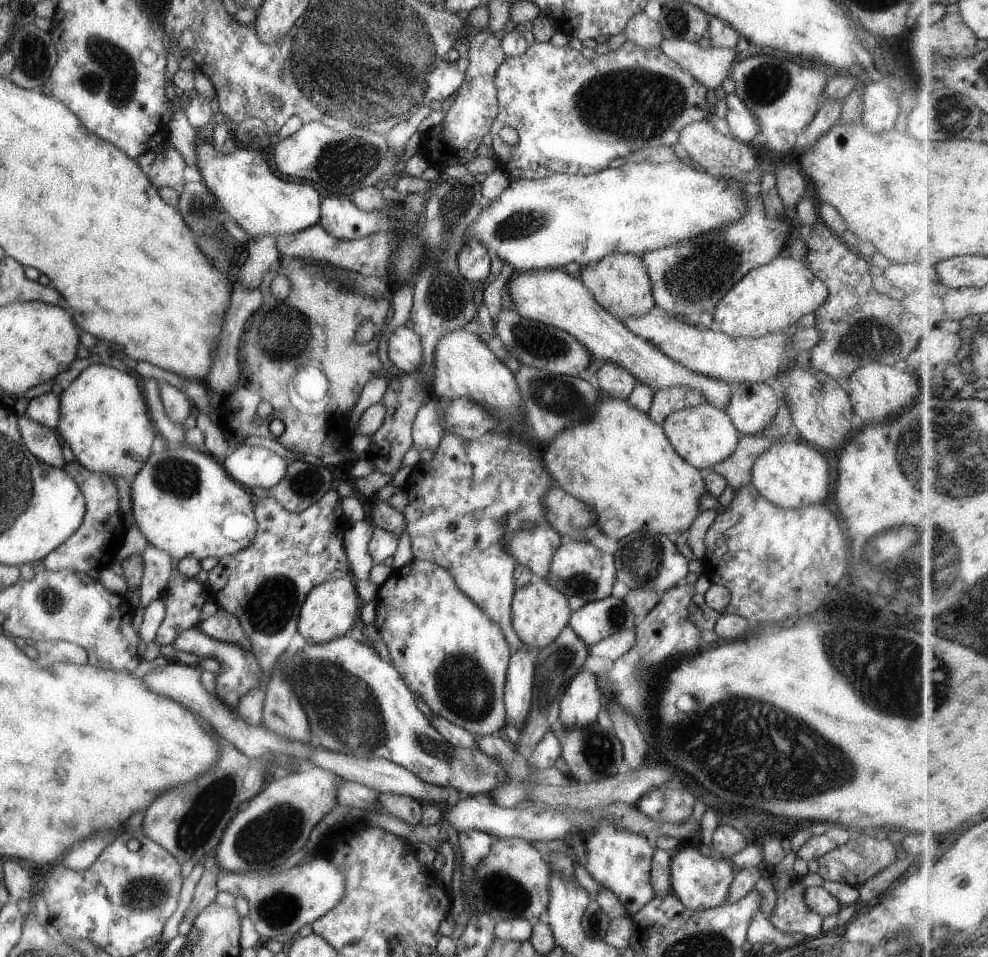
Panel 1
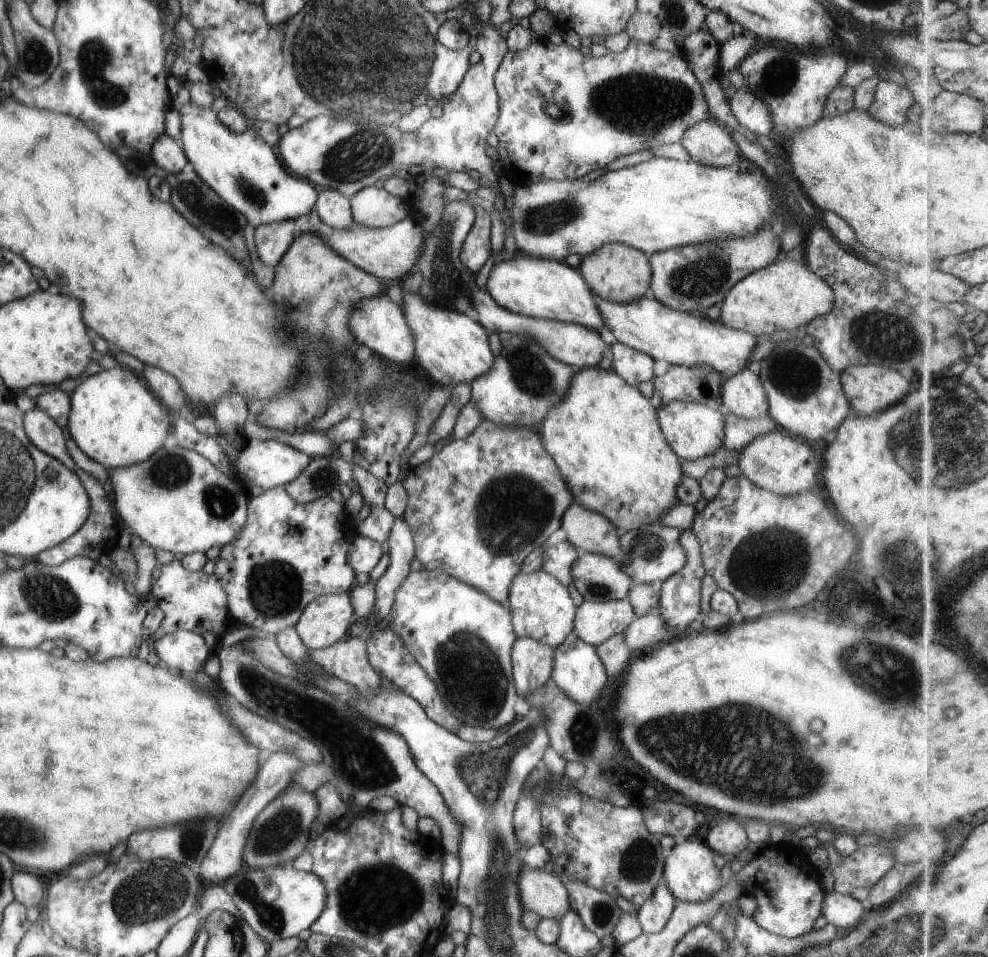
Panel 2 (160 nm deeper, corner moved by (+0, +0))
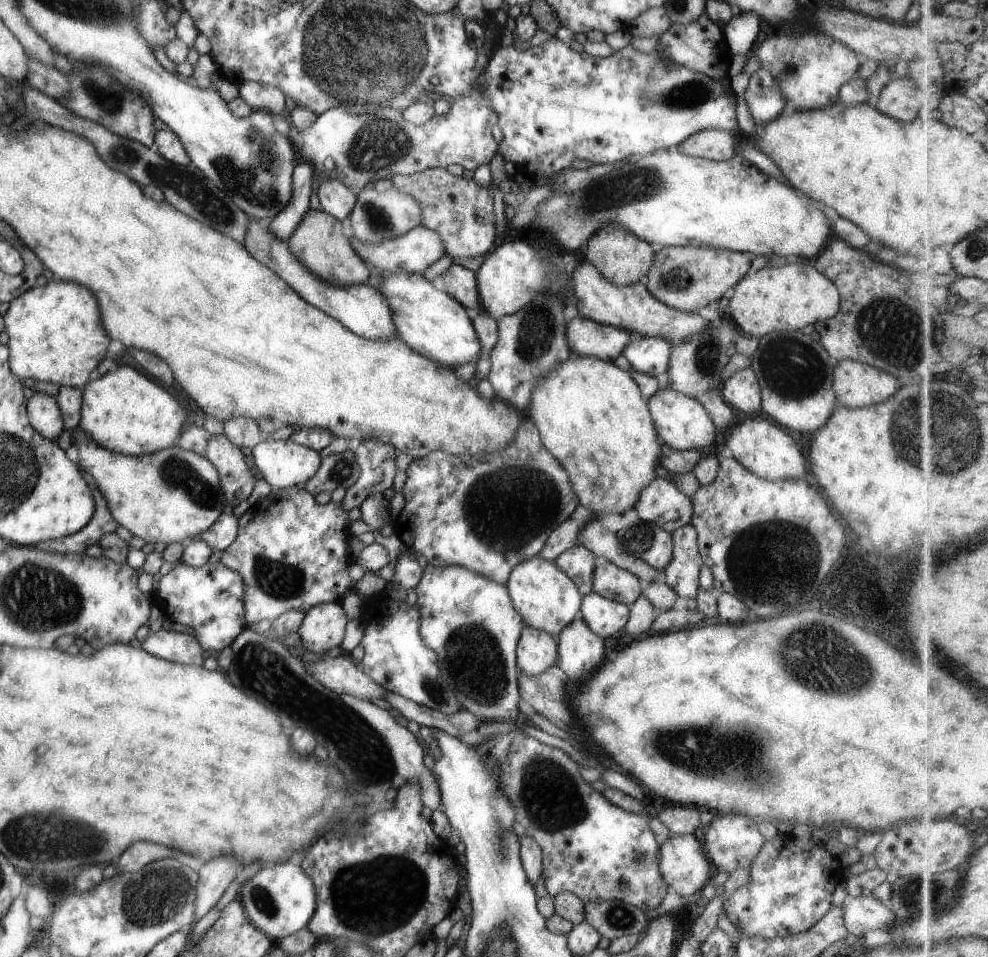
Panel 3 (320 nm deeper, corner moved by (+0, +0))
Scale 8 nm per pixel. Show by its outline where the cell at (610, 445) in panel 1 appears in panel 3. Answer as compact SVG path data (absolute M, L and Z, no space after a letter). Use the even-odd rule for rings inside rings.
M571 353L566 360L559 363L557 362L557 366L545 377L540 378L537 387L532 391L527 416L536 422L542 444L560 461L563 468L566 469L570 477L571 485L575 493L579 496L579 502L590 508L593 512L592 514L596 514L596 516L600 513L623 513L625 510L633 507L636 500L638 500L640 491L646 488L649 482L653 481L654 477L658 477L663 472L663 467L659 462L662 442L656 432L648 400L642 396L640 387L636 384L636 381L632 378L629 371L619 368L614 361L603 361L596 357ZM576 464L596 464L596 466L598 466L597 480L596 476L594 476L592 480L589 480L588 476L584 473L576 472Z

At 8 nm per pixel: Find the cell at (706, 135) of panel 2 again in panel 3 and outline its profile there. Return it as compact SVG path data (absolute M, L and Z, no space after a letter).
M706 129L690 135L675 150L711 161L725 161L735 155L735 137L735 134L728 131Z

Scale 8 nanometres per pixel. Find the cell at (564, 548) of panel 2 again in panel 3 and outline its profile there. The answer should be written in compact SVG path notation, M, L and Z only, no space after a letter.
M574 545L565 550L554 562L578 587L582 596L593 590L594 559L597 556L582 545Z

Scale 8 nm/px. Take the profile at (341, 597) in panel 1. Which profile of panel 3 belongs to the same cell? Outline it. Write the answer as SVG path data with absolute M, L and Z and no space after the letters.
M318 603L313 607L310 607L310 610L306 611L305 617L298 627L297 633L306 650L321 654L322 656L331 648L341 646L349 619L350 618L348 618L348 614L341 603Z

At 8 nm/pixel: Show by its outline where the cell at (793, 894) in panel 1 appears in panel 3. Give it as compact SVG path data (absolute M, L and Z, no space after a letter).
M786 828L762 845L752 861L749 882L723 901L723 910L744 937L767 939L797 935L812 928L832 906L832 894L843 879L840 857L812 838L794 837Z

